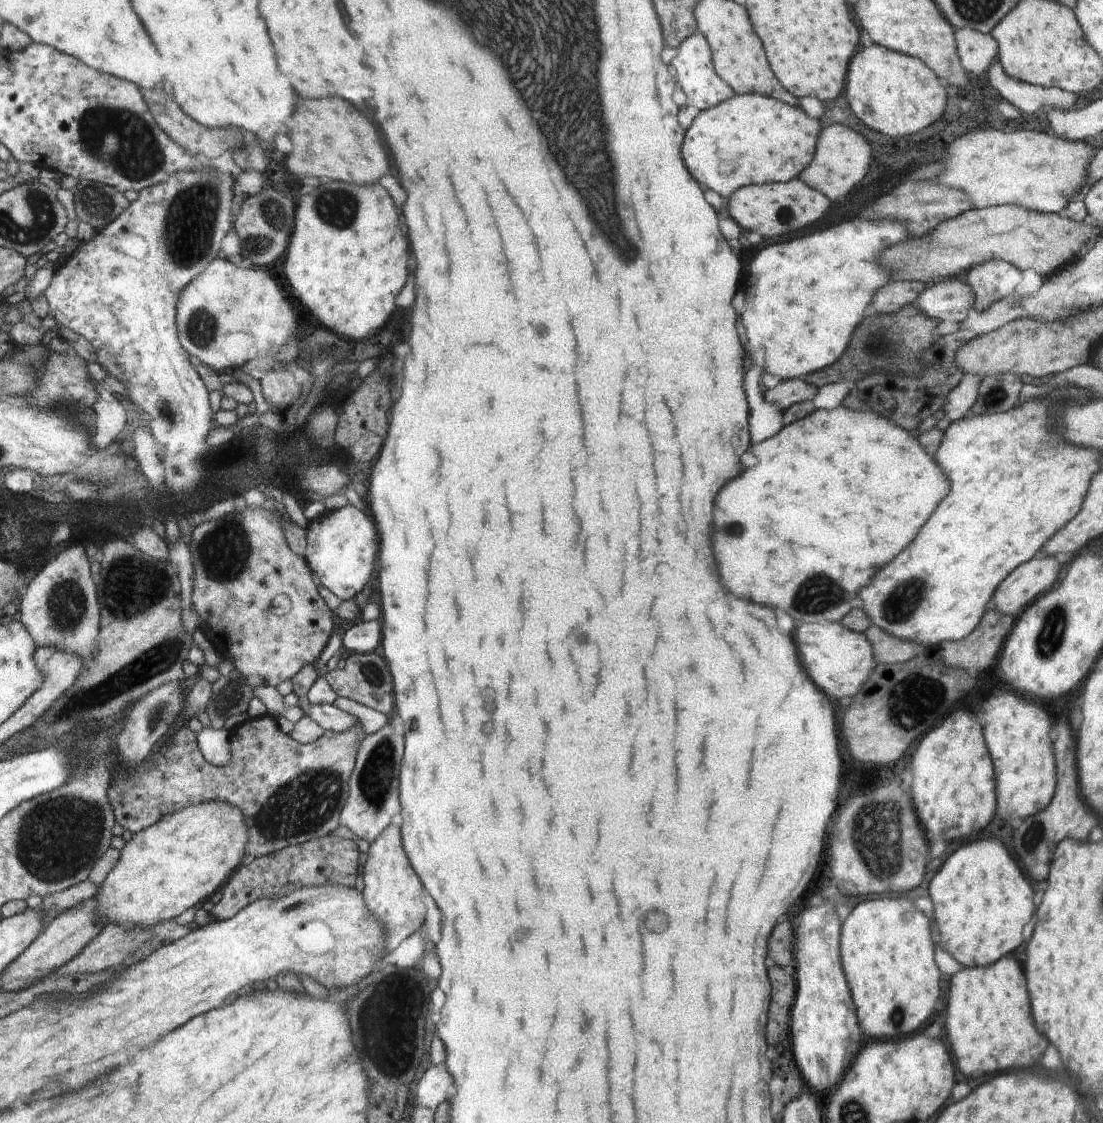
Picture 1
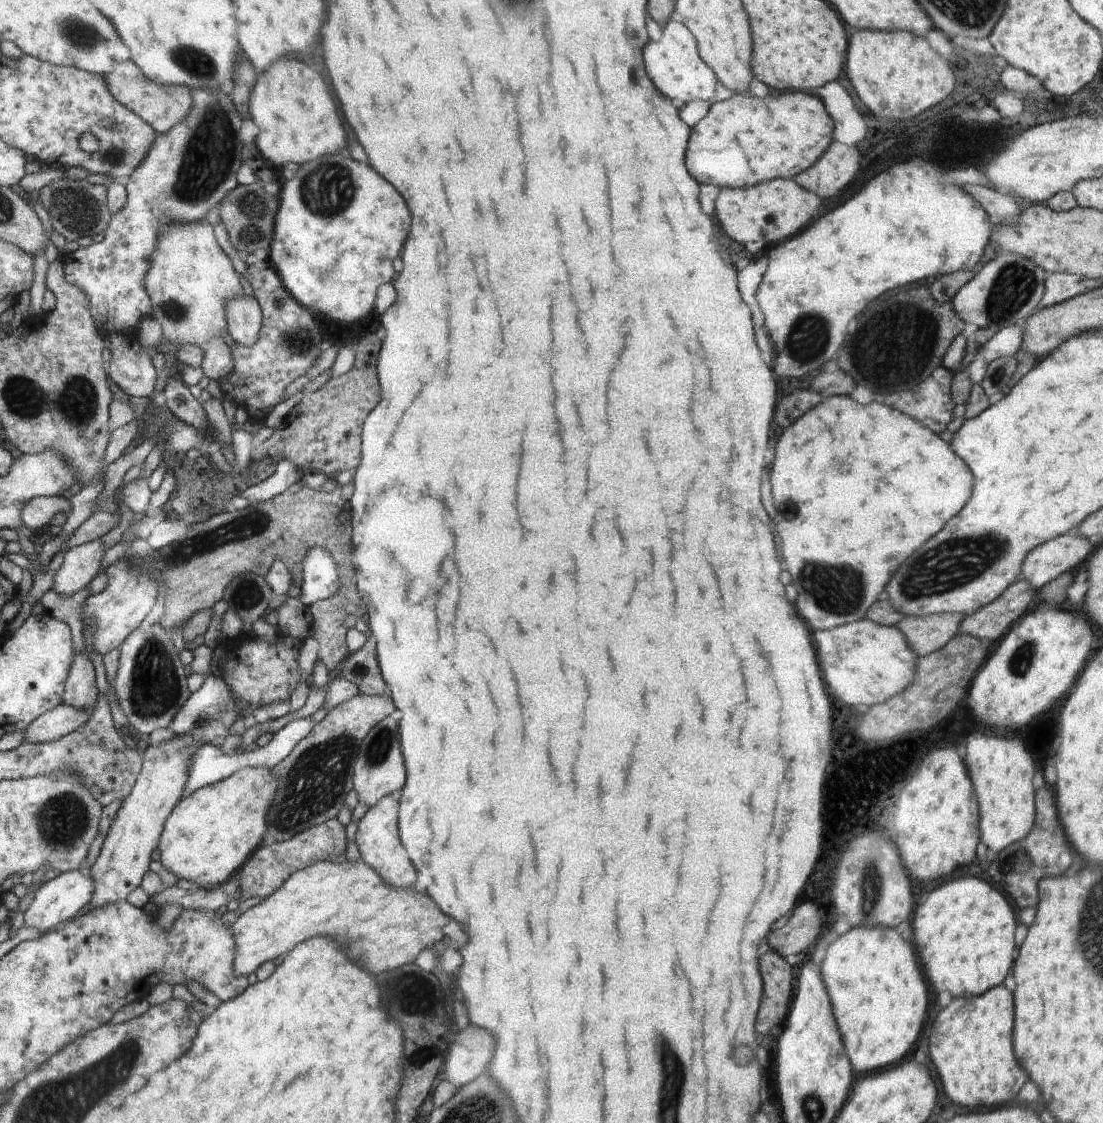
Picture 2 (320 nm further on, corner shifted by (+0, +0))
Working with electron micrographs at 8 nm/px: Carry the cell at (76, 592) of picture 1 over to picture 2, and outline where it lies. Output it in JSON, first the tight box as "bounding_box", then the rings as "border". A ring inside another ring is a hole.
{"bounding_box":[52,539,105,595],"border":[[[100,539],[67,548],[52,589],[64,595],[72,595],[86,588],[102,570],[105,552]]]}

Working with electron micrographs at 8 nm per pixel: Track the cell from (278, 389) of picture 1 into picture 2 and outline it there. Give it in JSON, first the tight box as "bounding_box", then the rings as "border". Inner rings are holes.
{"bounding_box":[225,293,263,347],"border":[[[242,293],[226,300],[225,306],[228,334],[235,343],[251,347],[263,321],[259,302],[254,297]]]}

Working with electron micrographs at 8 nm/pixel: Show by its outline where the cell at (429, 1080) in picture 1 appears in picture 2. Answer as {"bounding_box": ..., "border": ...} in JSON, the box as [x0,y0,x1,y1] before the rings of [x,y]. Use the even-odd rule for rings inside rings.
{"bounding_box":[444,1026,496,1088],"border":[[[476,1026],[463,1028],[458,1031],[454,1044],[450,1046],[449,1056],[445,1062],[444,1078],[453,1082],[457,1088],[476,1080],[476,1078],[489,1070],[494,1050],[496,1050],[496,1038],[494,1038],[492,1032],[476,1028]]]}

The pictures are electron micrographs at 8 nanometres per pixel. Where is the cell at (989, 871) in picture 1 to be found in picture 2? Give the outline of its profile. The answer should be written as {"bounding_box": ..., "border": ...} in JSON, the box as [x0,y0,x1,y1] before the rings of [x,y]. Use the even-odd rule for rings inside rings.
{"bounding_box":[911,876,1015,998],"border":[[[970,876],[950,880],[926,893],[911,923],[918,960],[926,982],[936,993],[948,992],[953,998],[977,997],[1003,984],[1015,963],[1013,911],[1002,892]]]}

